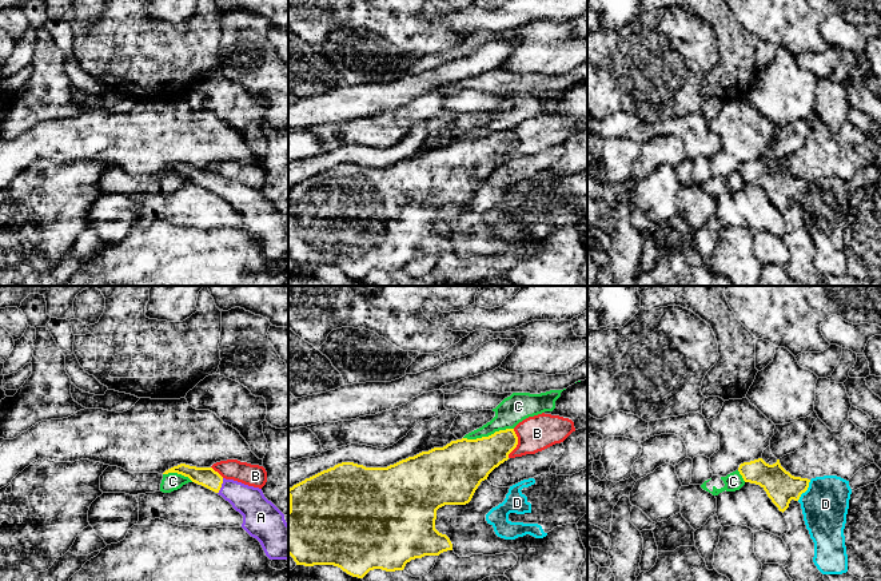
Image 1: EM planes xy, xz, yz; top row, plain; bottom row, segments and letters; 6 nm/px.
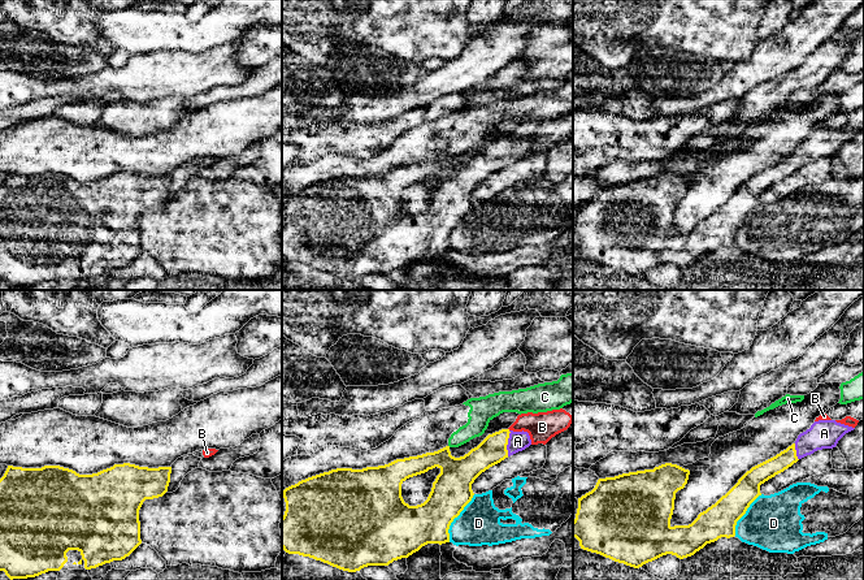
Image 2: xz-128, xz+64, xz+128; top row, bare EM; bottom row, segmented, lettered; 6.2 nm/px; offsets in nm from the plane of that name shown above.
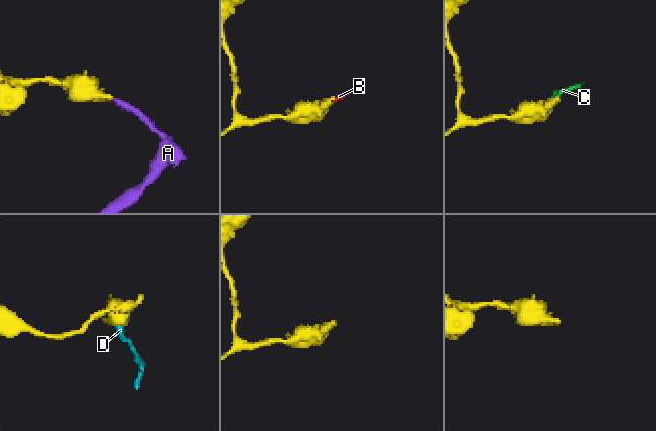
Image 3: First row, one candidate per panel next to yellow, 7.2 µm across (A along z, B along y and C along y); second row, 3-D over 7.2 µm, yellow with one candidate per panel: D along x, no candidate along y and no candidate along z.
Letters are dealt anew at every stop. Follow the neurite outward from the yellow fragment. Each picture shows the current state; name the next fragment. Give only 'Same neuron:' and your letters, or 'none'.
Same neuron: A

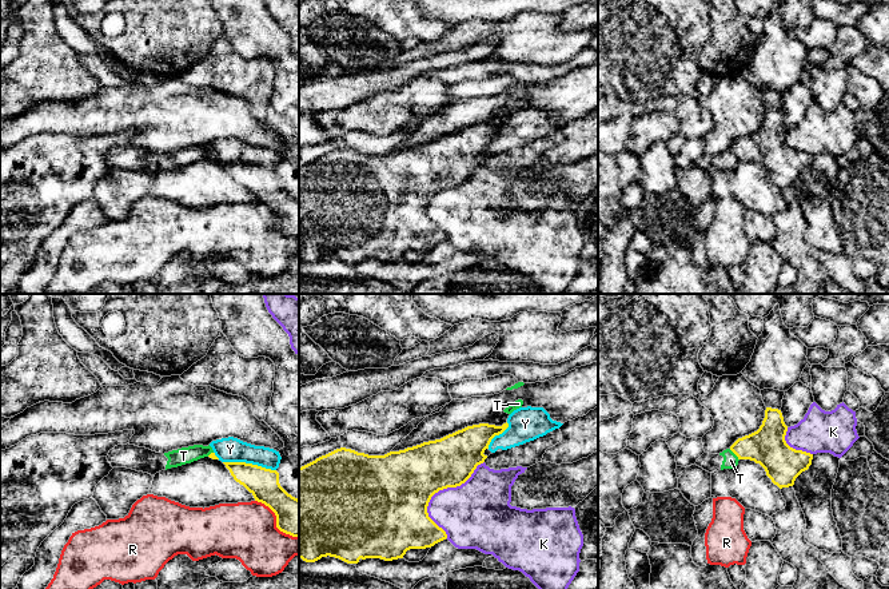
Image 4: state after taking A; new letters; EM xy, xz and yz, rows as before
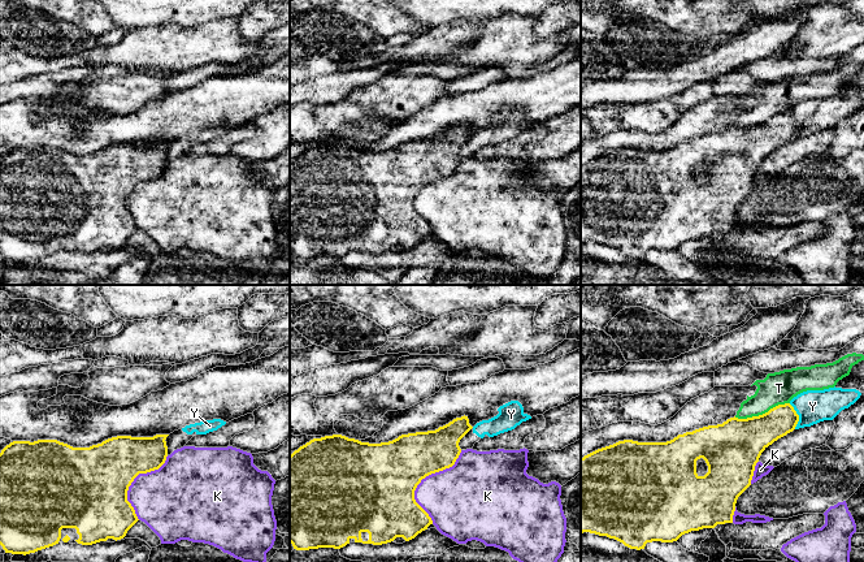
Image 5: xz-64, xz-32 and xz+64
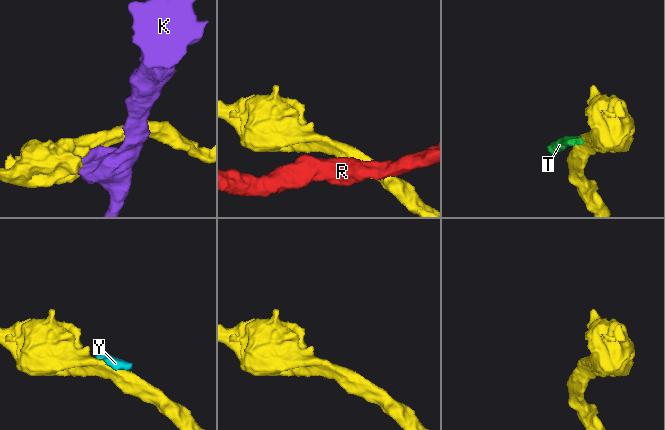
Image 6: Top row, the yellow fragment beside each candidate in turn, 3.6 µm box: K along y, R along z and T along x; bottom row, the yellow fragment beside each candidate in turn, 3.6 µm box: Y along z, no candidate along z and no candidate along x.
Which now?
Same neuron: none

